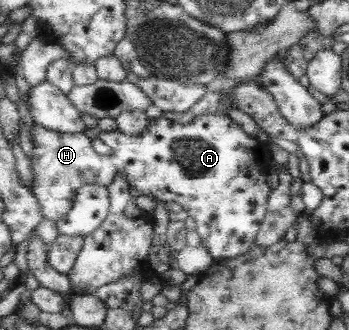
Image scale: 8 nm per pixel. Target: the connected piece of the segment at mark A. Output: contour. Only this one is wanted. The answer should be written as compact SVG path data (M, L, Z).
M204 113L202 116L197 116L190 124L182 124L169 118L157 117L149 118L149 125L139 135L127 135L118 129L111 131L100 131L97 136L106 145L111 147L114 159L120 164L124 170L127 178L127 182L130 186L134 187L140 194L146 194L153 196L154 198L163 201L168 204L170 202L176 202L183 207L183 210L193 218L196 222L196 230L200 233L204 246L210 251L210 254L215 259L221 259L224 257L236 257L246 254L256 244L255 238L259 235L263 220L268 214L268 201L270 198L270 192L272 188L268 186L268 166L266 164L258 164L258 154L262 152L262 146L260 146L260 140L248 136L240 124L232 121L226 114L216 113Z

